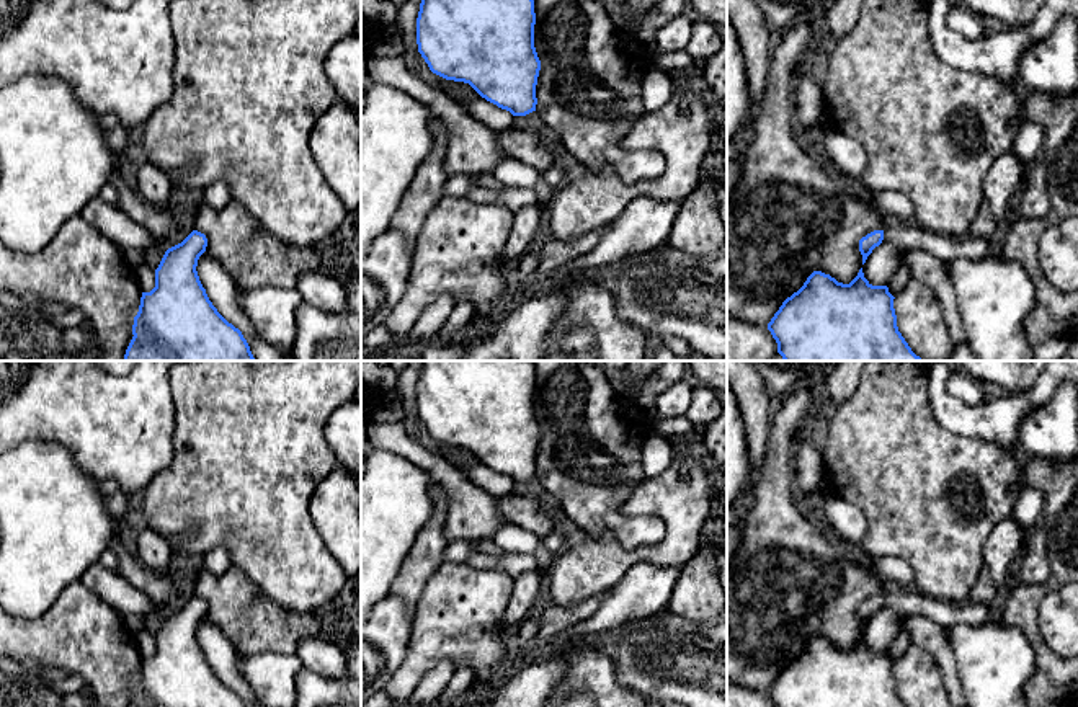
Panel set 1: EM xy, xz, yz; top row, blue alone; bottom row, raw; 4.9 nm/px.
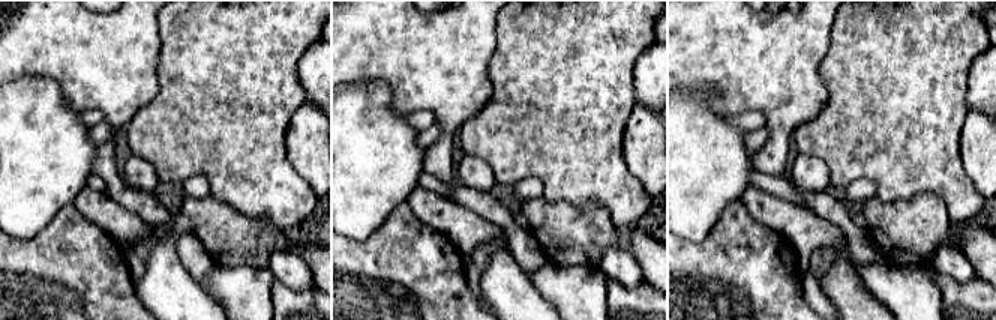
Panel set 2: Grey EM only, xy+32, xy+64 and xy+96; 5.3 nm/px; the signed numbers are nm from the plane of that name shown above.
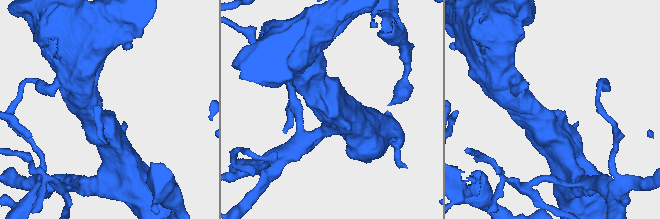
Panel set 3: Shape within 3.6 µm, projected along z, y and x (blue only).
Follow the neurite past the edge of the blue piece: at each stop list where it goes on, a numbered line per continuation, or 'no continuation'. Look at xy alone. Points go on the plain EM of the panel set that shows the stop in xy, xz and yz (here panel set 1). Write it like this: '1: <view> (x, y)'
no continuation

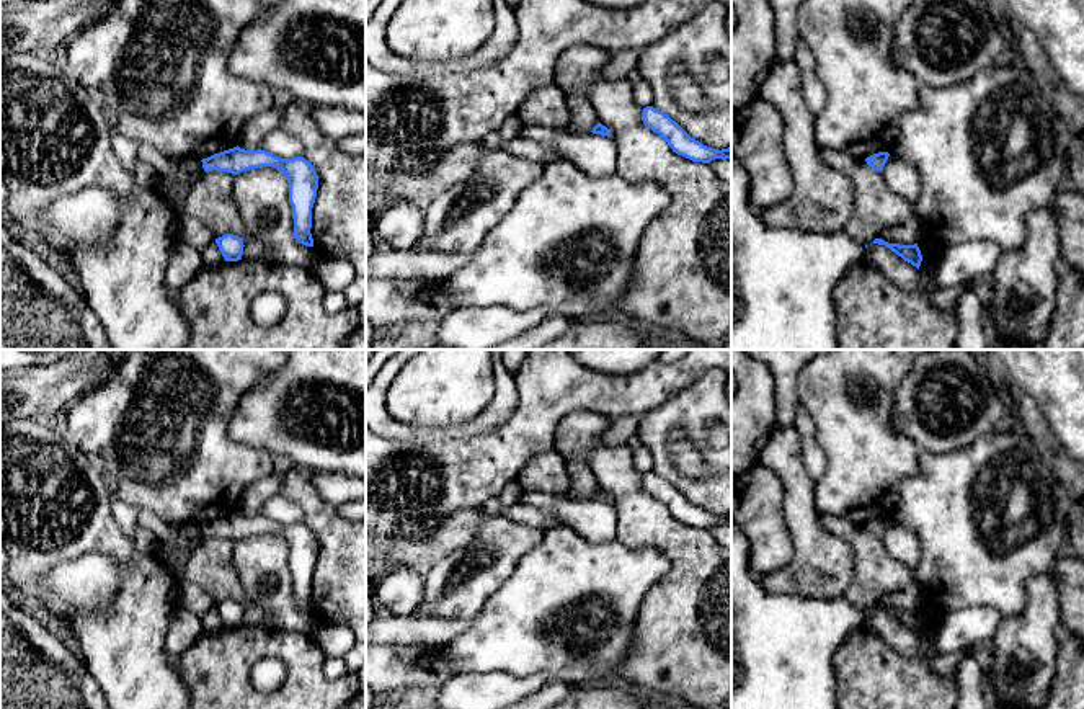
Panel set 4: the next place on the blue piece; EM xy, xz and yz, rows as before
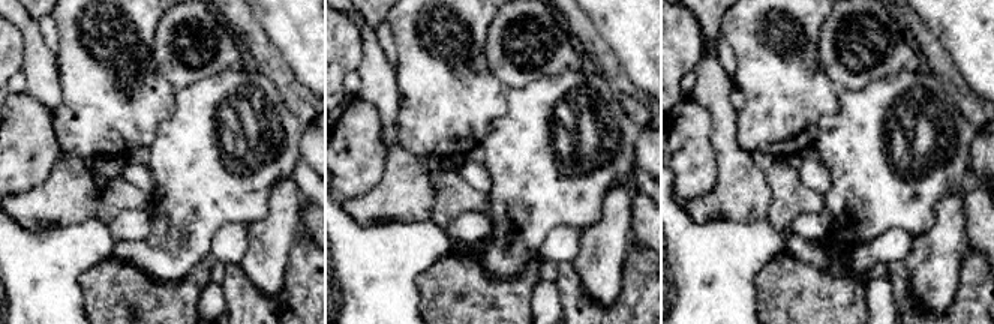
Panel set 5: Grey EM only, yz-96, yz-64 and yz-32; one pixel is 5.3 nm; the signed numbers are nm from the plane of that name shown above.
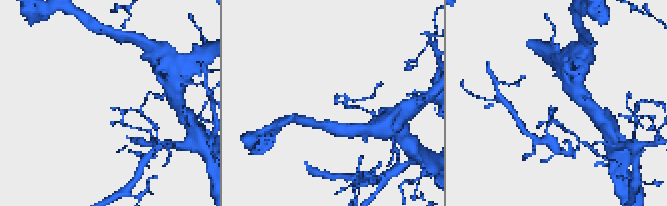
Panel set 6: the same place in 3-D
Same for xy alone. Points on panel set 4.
no continuation

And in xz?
no continuation

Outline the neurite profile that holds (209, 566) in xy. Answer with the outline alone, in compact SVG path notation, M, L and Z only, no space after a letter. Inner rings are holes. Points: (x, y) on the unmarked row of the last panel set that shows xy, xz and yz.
M202 537L183 567L183 580L201 586L214 598L215 604L225 600L242 603L245 611L242 626L271 627L264 609L247 600L232 555L232 539Z

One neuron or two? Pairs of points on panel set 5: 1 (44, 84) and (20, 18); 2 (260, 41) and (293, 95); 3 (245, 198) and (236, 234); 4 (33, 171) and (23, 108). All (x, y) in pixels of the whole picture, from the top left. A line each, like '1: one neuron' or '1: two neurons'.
1: one neuron
2: one neuron
3: two neurons
4: one neuron

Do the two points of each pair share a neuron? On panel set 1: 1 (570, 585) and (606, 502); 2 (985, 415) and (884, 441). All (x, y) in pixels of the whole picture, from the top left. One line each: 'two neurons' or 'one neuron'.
1: two neurons
2: two neurons

